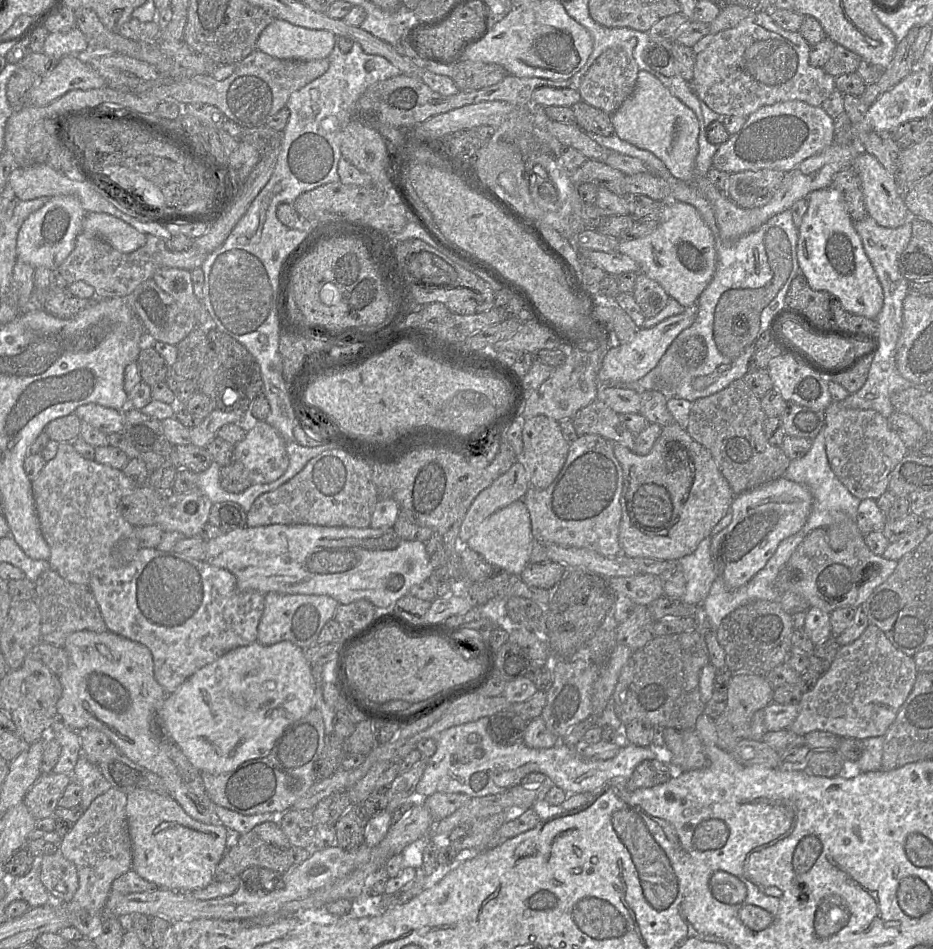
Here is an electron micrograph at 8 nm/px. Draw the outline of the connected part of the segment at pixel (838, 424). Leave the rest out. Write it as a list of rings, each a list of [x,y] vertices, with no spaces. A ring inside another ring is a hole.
[[[831,402],[824,411],[825,450],[829,465],[840,482],[856,498],[877,500],[888,490],[890,473],[908,448],[888,426],[887,418],[874,410],[851,409]]]

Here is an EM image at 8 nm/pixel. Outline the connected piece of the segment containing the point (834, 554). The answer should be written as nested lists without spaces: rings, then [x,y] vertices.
[[[817,528],[804,538],[781,569],[777,576],[777,588],[782,593],[800,594],[810,607],[830,614],[838,608],[861,606],[889,578],[897,563],[872,553],[863,534],[853,537],[843,550],[835,551],[828,543],[827,528]]]

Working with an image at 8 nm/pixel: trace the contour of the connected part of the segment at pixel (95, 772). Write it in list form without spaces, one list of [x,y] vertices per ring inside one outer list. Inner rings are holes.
[[[81,755],[72,772],[72,777],[82,787],[81,807],[85,811],[92,801],[112,786],[105,779],[99,767]]]

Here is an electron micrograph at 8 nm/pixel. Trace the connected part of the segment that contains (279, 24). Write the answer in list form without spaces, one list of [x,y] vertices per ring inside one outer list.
[[[274,19],[260,34],[256,49],[279,59],[312,61],[326,59],[334,43],[335,35],[329,31]]]

